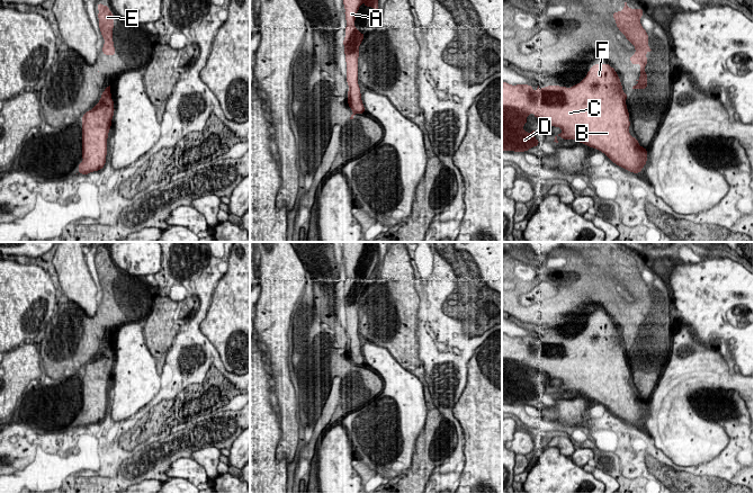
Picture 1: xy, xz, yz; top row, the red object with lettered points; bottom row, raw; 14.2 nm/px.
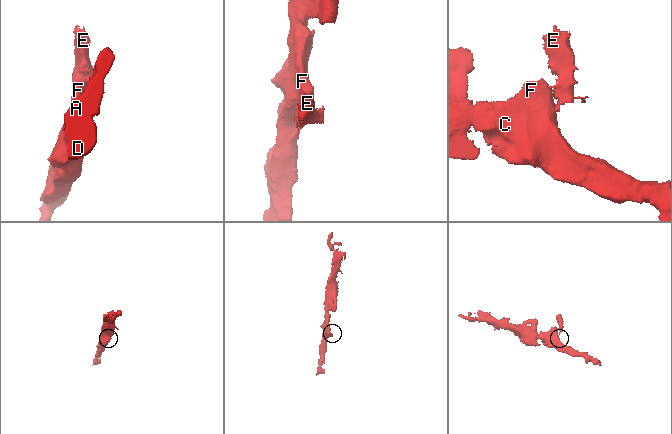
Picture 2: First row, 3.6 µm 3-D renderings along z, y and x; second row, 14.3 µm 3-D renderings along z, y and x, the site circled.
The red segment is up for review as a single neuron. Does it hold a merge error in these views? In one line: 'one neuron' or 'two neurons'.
two neurons

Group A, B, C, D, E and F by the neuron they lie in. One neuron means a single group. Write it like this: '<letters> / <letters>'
A B C D F / E

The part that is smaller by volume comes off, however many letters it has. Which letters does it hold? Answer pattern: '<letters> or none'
E

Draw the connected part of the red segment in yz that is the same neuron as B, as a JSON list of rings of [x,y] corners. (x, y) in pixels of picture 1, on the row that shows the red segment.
[[[594,64],[587,71],[586,77],[571,88],[547,86],[540,90],[538,86],[535,91],[532,88],[532,86],[528,84],[512,86],[502,81],[502,151],[526,152],[530,147],[538,146],[540,141],[535,138],[535,131],[527,133],[523,129],[523,125],[527,124],[527,117],[532,113],[537,119],[544,119],[551,127],[559,127],[563,131],[562,134],[555,136],[554,142],[558,143],[558,136],[563,140],[575,140],[589,147],[601,151],[613,163],[630,172],[639,173],[641,171],[647,162],[647,149],[640,146],[636,137],[632,137],[629,133],[630,117],[625,102],[621,81],[610,64]]]

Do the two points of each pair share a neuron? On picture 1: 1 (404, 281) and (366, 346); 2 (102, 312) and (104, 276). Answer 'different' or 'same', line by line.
1: different
2: same

